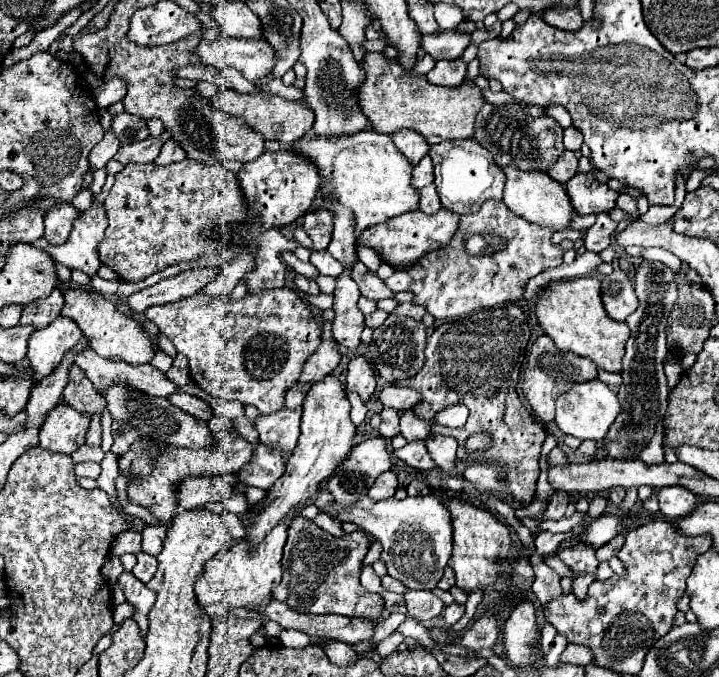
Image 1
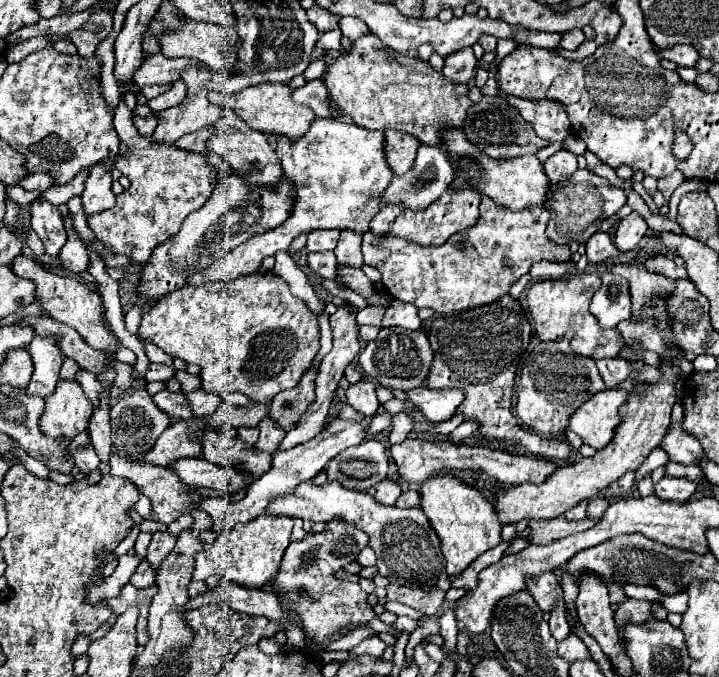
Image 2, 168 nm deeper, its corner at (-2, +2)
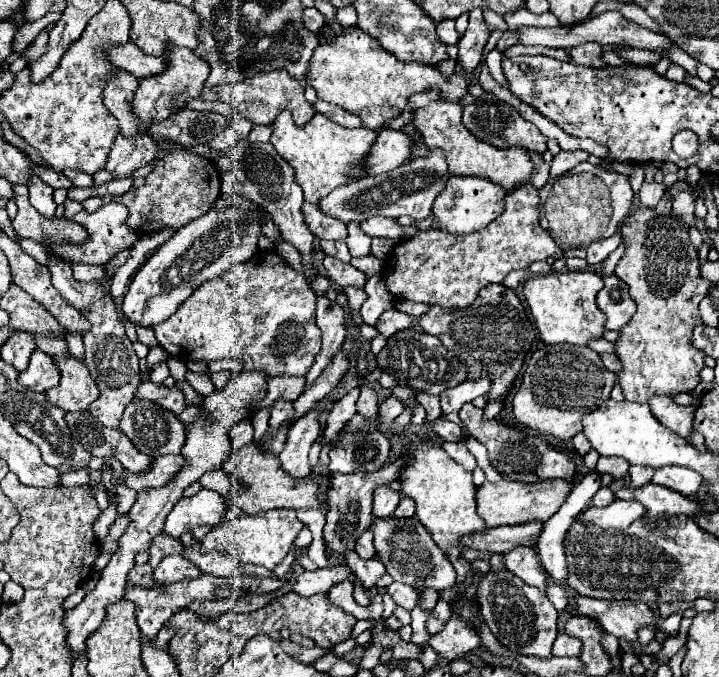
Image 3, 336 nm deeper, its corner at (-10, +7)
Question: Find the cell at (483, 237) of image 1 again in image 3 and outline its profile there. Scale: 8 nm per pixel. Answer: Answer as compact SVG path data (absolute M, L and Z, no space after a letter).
M530 183L520 185L504 199L504 211L488 227L468 233L450 235L440 229L418 231L414 237L400 241L384 265L384 281L394 297L460 309L476 301L480 289L488 283L502 283L514 269L526 269L530 263L560 257L562 249L540 227L540 197Z

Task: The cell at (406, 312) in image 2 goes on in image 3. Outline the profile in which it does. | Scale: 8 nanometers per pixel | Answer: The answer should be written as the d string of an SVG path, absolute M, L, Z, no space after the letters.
M388 309L388 311L384 311L382 317L378 319L376 329L378 329L382 335L390 337L390 335L396 333L396 331L408 329L412 323L414 323L414 317L412 317L412 315L402 313L402 311L398 311L398 309Z

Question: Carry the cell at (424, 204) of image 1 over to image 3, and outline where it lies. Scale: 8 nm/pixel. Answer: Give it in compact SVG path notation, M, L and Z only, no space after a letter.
M430 149L426 157L416 157L406 161L404 165L396 167L394 171L376 175L376 177L364 177L356 183L344 185L334 189L328 197L320 201L320 211L326 215L338 217L344 223L350 221L364 221L374 215L384 217L400 217L408 215L416 221L426 219L432 213L432 203L440 195L440 191L446 187L446 181L452 177L444 151L442 149Z

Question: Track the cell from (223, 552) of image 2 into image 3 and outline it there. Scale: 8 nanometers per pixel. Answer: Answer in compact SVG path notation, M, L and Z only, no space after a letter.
M230 507L226 513L226 519L222 521L222 525L214 527L210 531L210 535L206 535L200 543L200 553L212 553L212 551L226 551L238 557L243 558L243 562L255 565L262 565L266 569L274 569L290 551L298 531L304 527L304 523L296 517L294 509L272 509L266 513L256 513L256 515L248 515L244 511L240 511L238 507Z

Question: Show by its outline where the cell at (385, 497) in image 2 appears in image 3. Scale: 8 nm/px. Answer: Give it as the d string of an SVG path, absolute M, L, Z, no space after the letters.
M378 487L374 491L374 515L376 517L390 517L400 503L400 493L392 491L390 487Z

